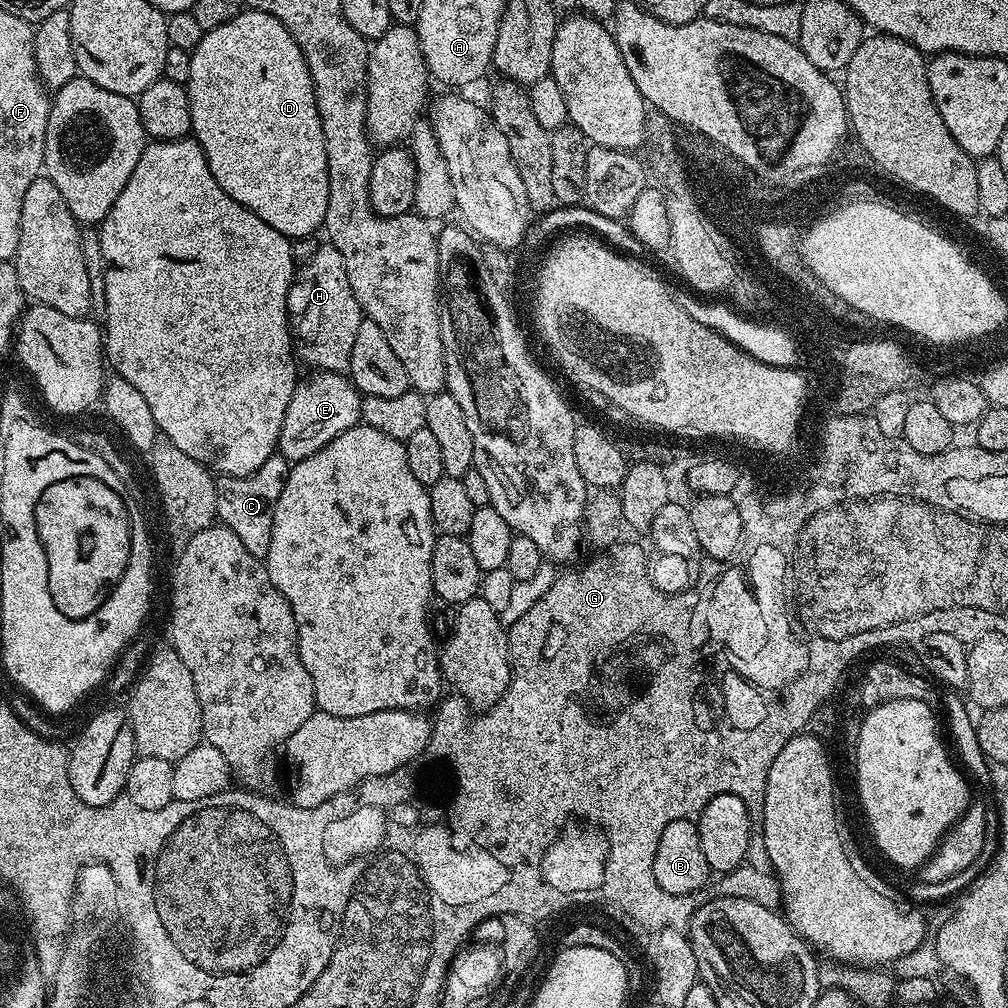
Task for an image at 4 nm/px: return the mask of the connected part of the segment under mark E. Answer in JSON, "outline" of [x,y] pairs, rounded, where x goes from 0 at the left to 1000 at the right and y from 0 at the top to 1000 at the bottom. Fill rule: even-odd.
{"outline":[[[316,367],[309,372],[307,377],[295,376],[292,391],[288,391],[288,403],[284,403],[284,415],[280,415],[276,448],[288,458],[308,454],[308,450],[319,446],[335,431],[358,420],[359,393],[344,372]]]}

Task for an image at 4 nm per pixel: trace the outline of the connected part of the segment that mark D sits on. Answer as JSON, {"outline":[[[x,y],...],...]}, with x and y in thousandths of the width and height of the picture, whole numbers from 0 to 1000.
{"outline":[[[240,10],[232,18],[228,18],[228,22],[220,22],[220,26],[205,29],[200,42],[196,42],[196,46],[189,54],[188,77],[185,84],[188,97],[189,134],[198,142],[204,161],[208,165],[208,173],[212,173],[216,185],[220,185],[220,188],[224,188],[224,192],[228,192],[228,196],[232,196],[232,200],[236,200],[240,204],[244,204],[244,208],[256,212],[256,216],[260,216],[260,220],[272,224],[272,228],[276,228],[282,234],[289,236],[316,231],[323,216],[323,200],[325,199],[323,141],[319,137],[319,121],[315,113],[308,69],[304,65],[304,58],[300,54],[296,42],[292,42],[292,38],[288,34],[288,30],[284,30],[284,26],[280,26],[280,22],[276,22],[276,18],[272,18],[268,14]]]}

